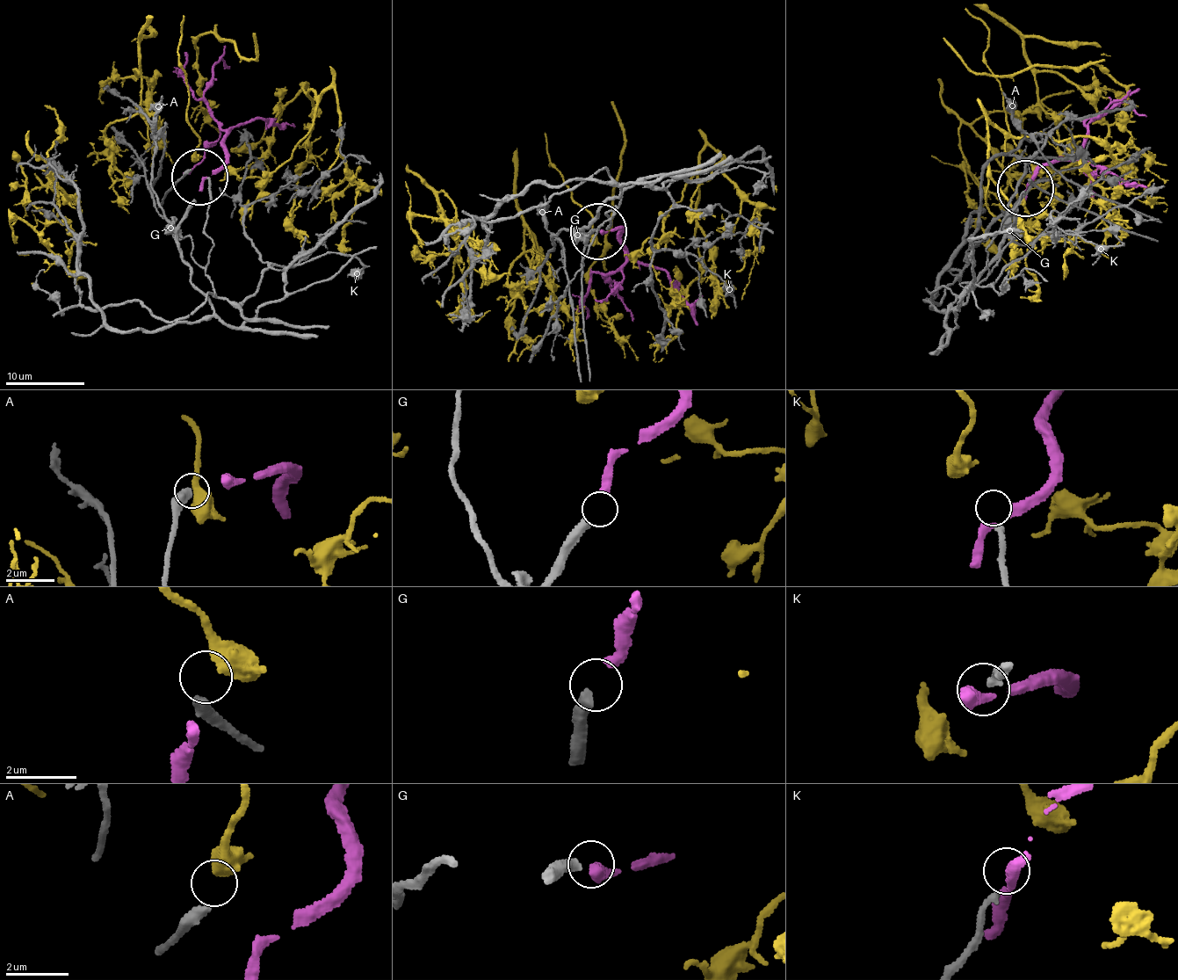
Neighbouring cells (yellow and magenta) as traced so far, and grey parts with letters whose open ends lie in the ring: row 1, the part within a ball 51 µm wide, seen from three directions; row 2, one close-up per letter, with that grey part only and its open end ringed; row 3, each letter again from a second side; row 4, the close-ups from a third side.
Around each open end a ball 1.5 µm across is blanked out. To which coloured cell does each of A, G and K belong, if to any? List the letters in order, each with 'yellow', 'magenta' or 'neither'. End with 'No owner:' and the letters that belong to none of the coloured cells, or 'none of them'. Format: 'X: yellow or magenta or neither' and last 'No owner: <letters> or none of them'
A: neither
G: magenta
K: neither
No owner: A, K

